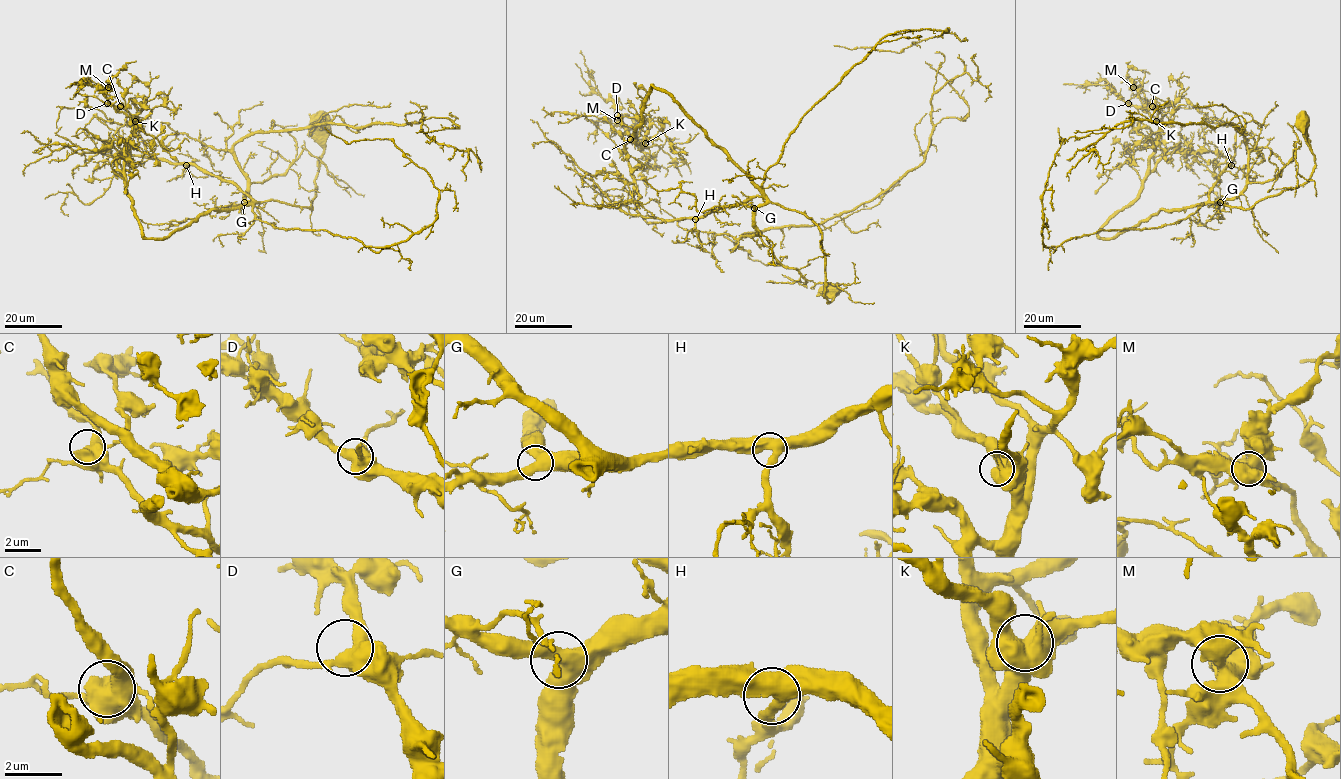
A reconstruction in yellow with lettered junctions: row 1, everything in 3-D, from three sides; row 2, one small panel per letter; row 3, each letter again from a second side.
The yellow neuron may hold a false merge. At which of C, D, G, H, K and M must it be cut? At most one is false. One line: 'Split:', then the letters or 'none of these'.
Split: none of these

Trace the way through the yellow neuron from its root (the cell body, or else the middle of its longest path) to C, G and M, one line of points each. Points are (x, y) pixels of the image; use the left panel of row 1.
C: (317, 120), (309, 209), (157, 158), (123, 173), (120, 106)
G: (317, 120), (323, 153), (315, 180), (312, 208), (275, 200), (244, 202)
M: (317, 120), (312, 208), (255, 202), (192, 165), (143, 158), (123, 173), (131, 120), (108, 87)

